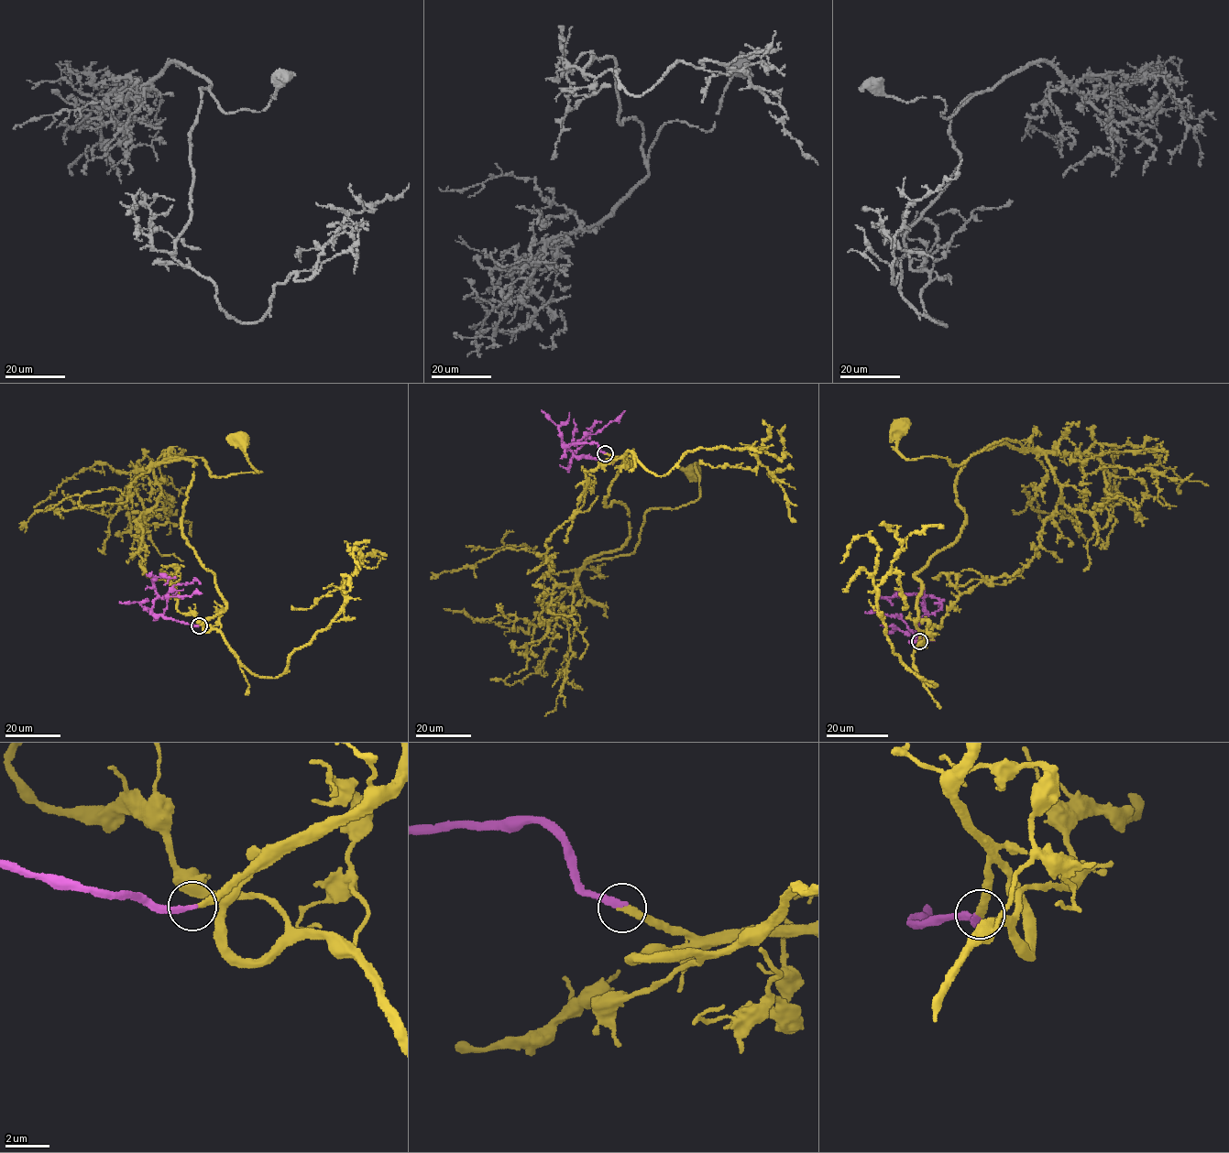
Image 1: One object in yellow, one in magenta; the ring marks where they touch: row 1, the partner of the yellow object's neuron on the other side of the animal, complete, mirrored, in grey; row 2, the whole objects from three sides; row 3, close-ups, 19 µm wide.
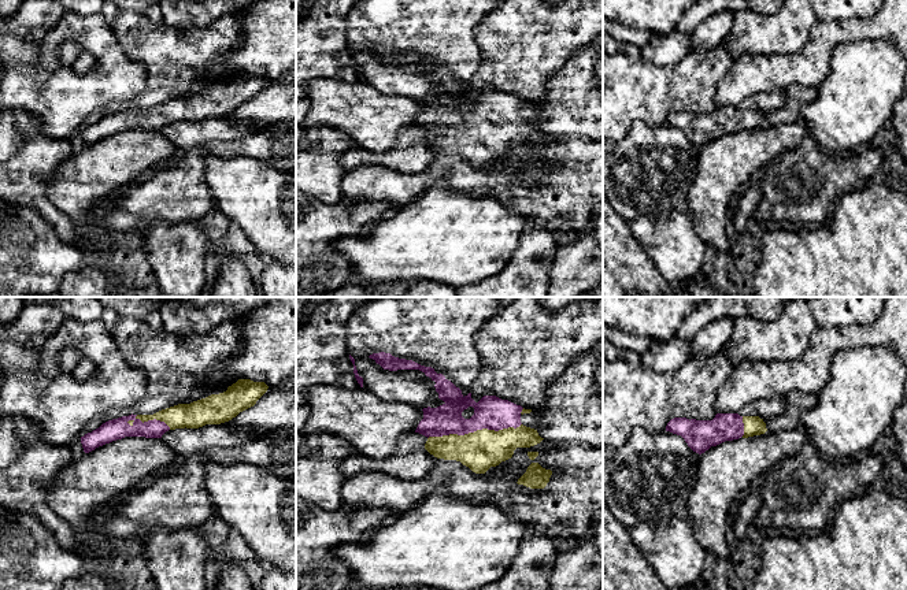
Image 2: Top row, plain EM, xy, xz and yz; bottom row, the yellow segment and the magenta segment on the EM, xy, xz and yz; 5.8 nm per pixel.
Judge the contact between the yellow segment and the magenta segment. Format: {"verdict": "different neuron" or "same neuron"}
{"verdict": "same neuron"}

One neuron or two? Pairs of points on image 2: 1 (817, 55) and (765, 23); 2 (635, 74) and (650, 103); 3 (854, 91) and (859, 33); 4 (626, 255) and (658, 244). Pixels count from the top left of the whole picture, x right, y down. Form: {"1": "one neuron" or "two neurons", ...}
{"1": "two neurons", "2": "one neuron", "3": "two neurons", "4": "two neurons"}

